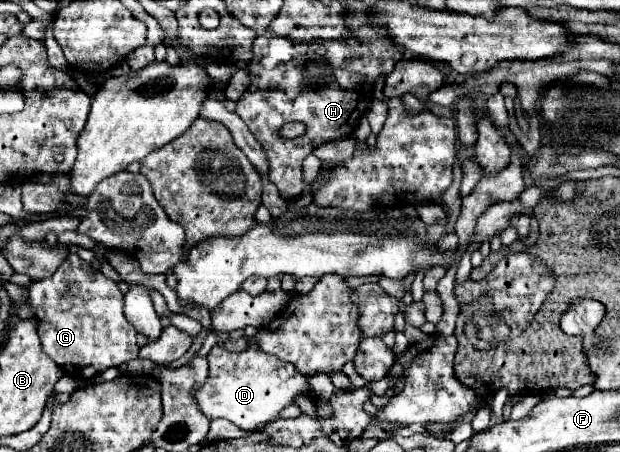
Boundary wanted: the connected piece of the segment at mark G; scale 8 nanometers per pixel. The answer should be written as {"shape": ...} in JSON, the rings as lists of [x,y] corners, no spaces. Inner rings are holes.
{"shape":[[[71,253],[53,277],[29,285],[29,303],[37,311],[43,351],[73,379],[91,379],[97,375],[97,371],[103,373],[109,367],[119,367],[137,359],[139,355],[135,329],[127,325],[127,319],[123,315],[123,295],[119,291],[119,285],[107,279],[103,273],[93,273],[91,265],[81,261],[77,253]]]}

